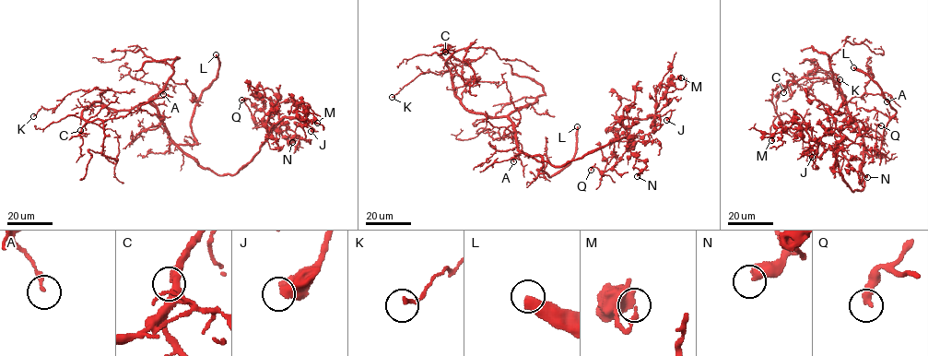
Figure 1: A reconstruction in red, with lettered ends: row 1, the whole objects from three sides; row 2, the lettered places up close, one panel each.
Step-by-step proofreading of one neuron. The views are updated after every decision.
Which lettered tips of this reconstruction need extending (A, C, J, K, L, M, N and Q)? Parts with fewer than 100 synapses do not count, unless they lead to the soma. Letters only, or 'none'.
L

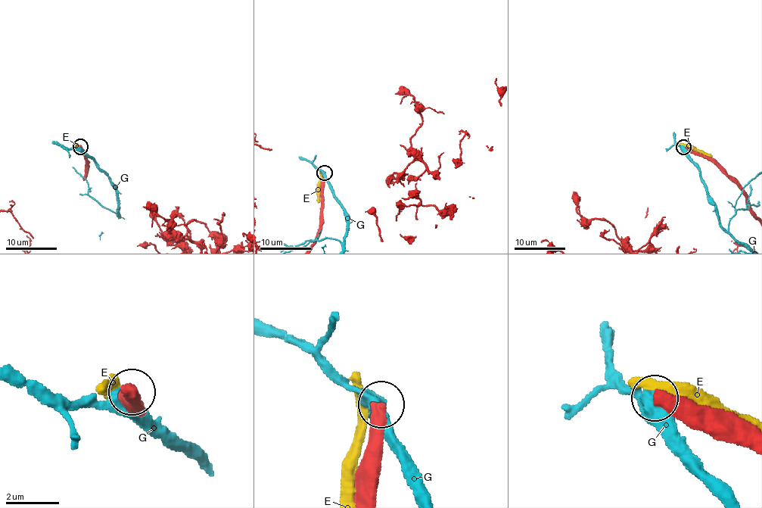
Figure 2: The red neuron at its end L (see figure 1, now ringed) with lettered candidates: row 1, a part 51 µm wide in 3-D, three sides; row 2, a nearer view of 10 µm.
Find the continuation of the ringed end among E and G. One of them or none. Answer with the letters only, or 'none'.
none

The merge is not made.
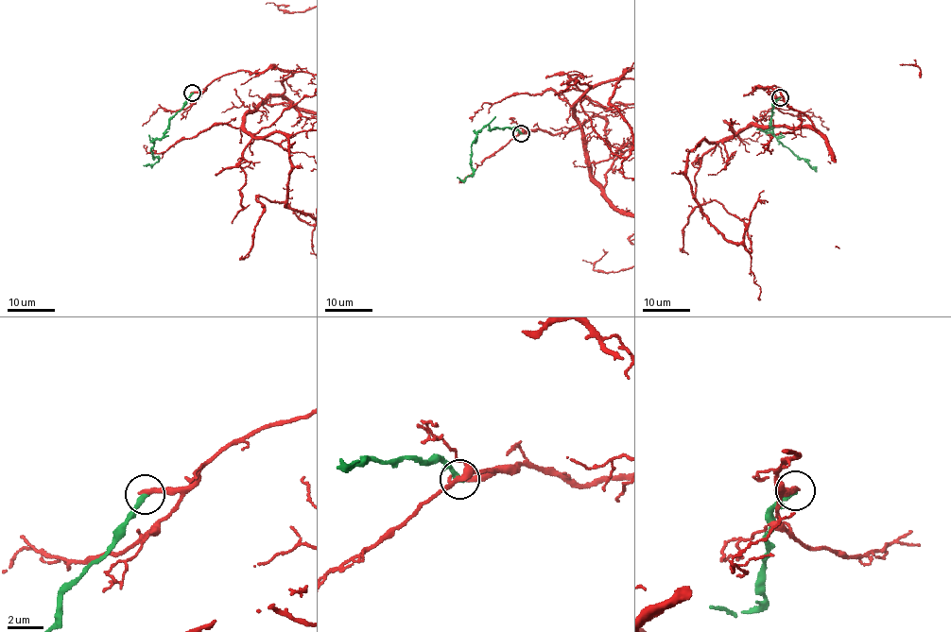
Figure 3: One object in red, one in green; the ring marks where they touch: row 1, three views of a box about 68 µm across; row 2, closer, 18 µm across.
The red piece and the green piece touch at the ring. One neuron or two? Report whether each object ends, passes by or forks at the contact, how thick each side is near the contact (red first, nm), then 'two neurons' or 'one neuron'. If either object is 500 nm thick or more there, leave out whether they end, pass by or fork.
red ends there; green ends there; 320 nm thick on the red side, 300 nm on the other; two neurons

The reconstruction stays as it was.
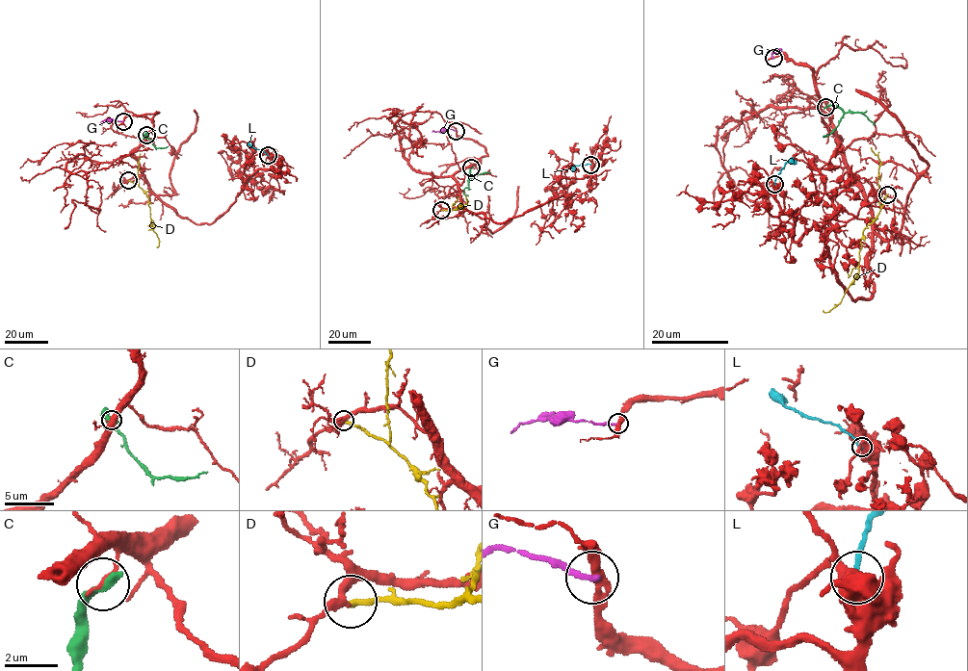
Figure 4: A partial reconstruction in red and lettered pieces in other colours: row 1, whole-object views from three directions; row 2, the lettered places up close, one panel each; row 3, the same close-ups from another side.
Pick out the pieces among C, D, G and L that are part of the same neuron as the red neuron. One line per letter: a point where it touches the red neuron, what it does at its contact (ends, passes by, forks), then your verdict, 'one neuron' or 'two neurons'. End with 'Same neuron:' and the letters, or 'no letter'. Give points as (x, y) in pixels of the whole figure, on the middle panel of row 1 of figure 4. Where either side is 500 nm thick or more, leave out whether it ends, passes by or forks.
C: meets red at (471, 167); it ends there; two neurons
D: meets red at (441, 210); it ends there; two neurons
G: meets red at (456, 131); it ends there; two neurons
L: meets red at (590, 165); it ends there; two neurons
Same neuron: no letter

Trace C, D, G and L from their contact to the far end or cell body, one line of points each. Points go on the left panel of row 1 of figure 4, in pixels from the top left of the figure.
C: (146, 135), (156, 147), (168, 146)
D: (128, 180), (142, 188), (148, 198), (150, 218), (159, 242), (156, 246)
G: (123, 121), (100, 123)
L: (268, 155), (249, 143)

